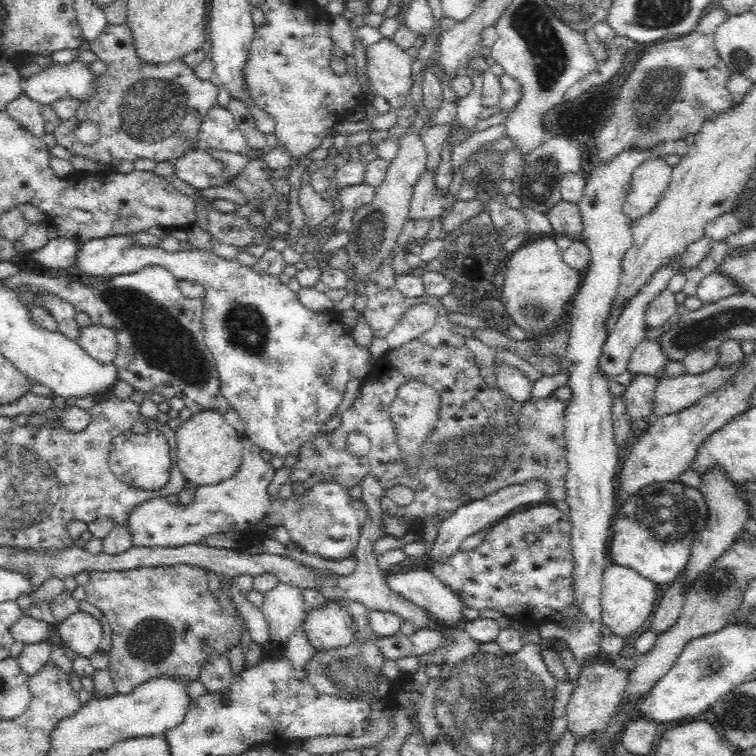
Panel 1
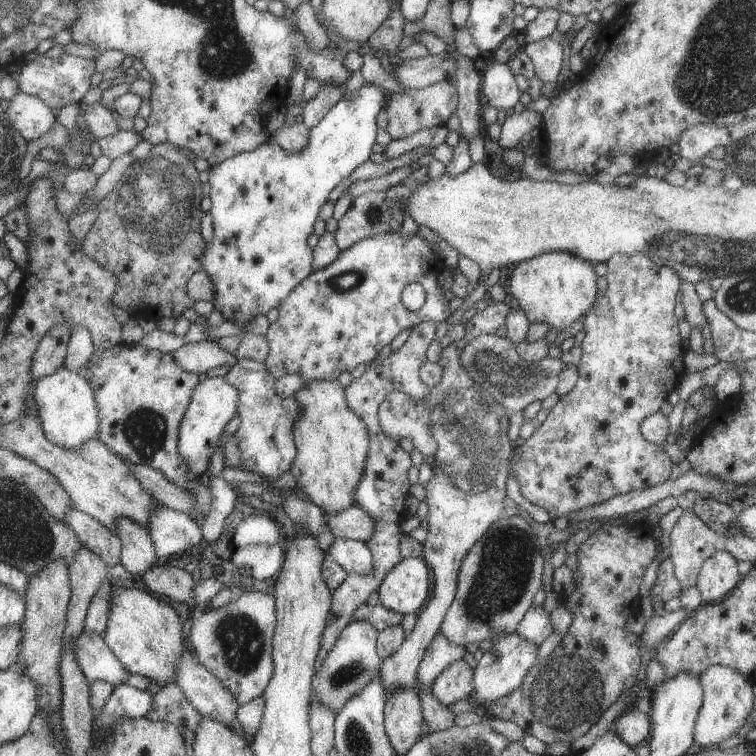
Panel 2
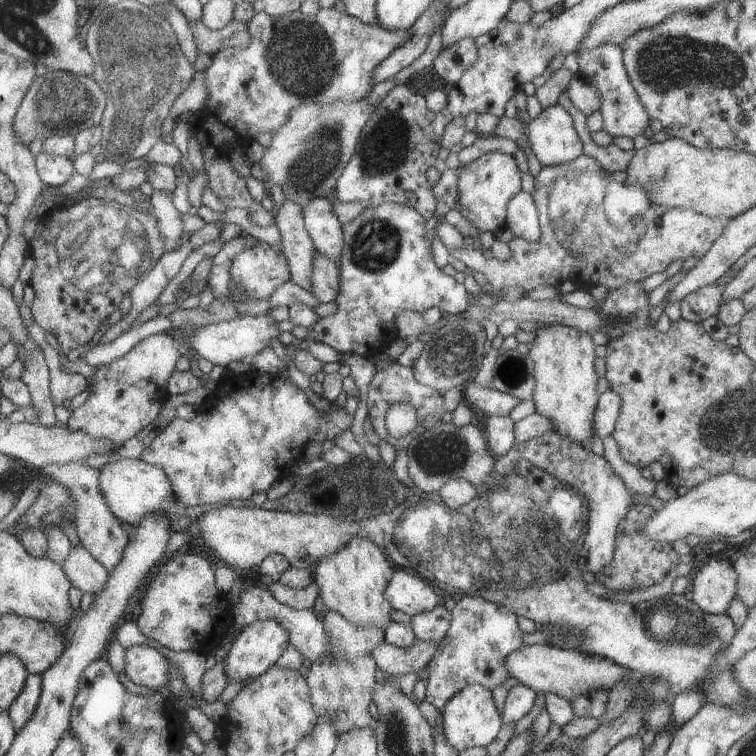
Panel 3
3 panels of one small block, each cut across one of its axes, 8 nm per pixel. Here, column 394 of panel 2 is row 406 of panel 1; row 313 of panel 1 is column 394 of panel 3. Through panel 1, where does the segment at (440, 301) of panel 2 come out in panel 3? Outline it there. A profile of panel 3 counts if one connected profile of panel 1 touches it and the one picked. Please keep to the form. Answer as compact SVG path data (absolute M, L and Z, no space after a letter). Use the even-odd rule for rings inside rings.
M381 203L342 225L339 292L333 300L336 313L317 318L307 328L304 340L327 344L341 354L367 354L374 359L389 346L387 338L398 332L395 316L399 312L421 312L435 306L441 313L462 313L469 306L465 288L453 276L443 276L441 268L433 268L433 251L427 246L431 240L425 242L423 224L423 217L414 208Z

